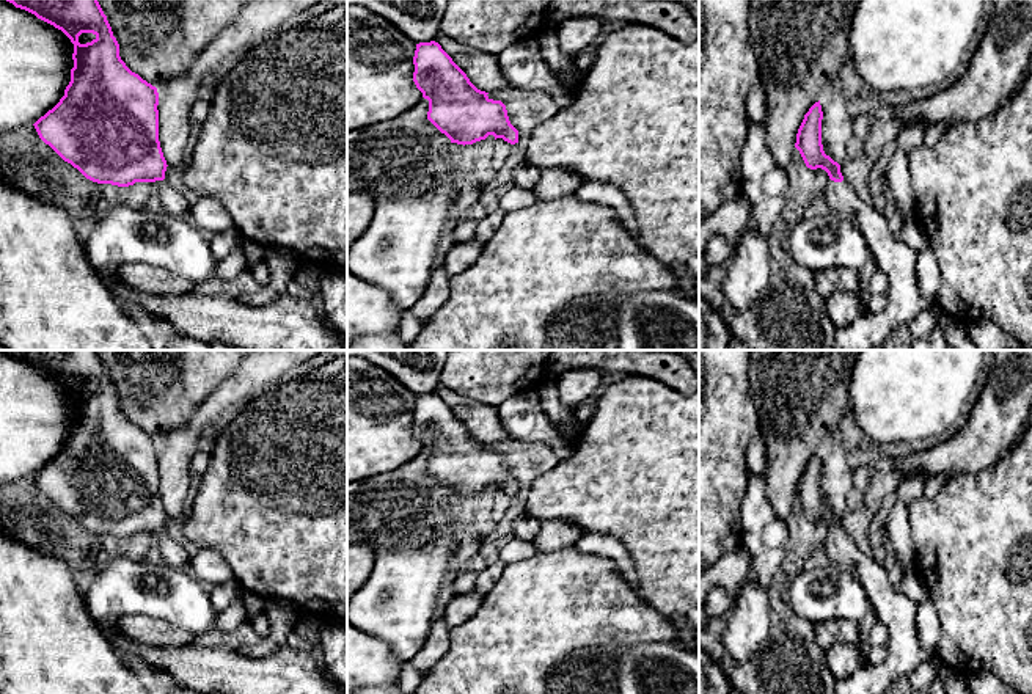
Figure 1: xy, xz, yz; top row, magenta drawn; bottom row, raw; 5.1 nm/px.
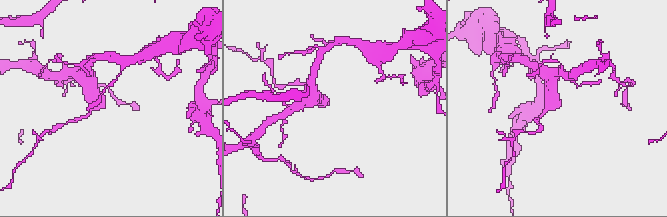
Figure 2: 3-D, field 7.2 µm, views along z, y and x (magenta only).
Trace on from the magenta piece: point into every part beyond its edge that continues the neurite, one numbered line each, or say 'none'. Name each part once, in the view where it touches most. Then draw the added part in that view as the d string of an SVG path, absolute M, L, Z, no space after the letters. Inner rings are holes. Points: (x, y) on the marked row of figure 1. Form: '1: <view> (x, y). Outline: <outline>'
1: yz (896, 259). Outline: M845 177L842 182L829 179L822 196L826 199L831 212L851 217L858 223L876 258L876 267L887 276L887 306L878 314L862 316L856 325L836 330L834 350L873 350L898 325L909 325L922 311L936 309L939 303L936 297L927 298L917 289L916 261L919 253L891 232L886 217L861 199Z

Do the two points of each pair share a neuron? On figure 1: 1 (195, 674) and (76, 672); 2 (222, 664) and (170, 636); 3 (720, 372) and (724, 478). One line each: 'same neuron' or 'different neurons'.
1: different neurons
2: different neurons
3: same neuron

